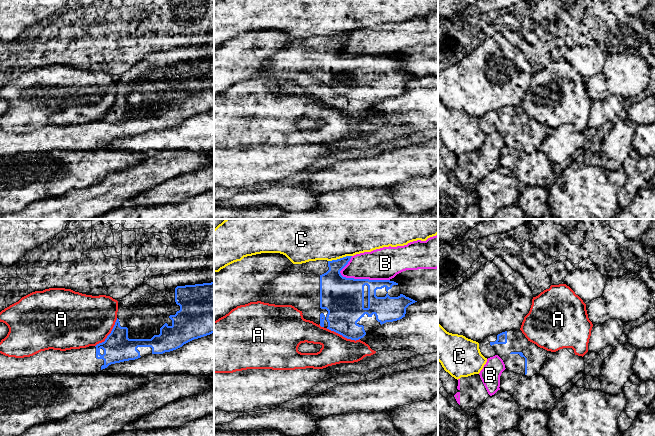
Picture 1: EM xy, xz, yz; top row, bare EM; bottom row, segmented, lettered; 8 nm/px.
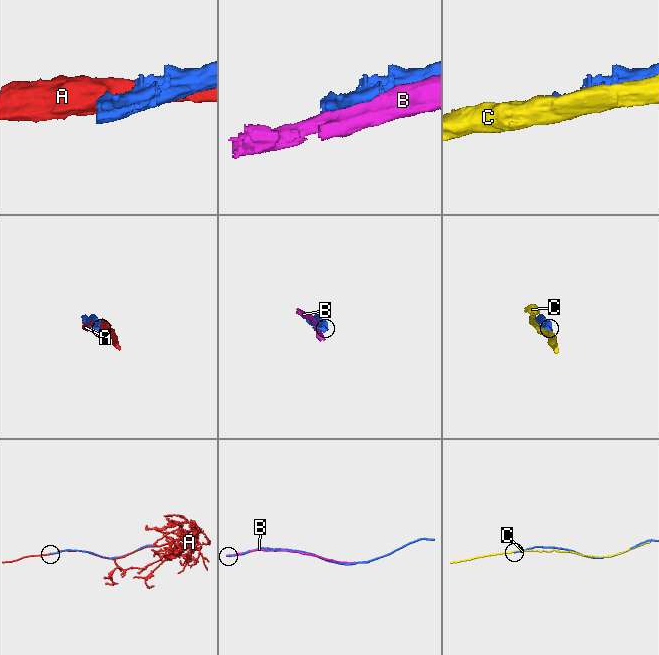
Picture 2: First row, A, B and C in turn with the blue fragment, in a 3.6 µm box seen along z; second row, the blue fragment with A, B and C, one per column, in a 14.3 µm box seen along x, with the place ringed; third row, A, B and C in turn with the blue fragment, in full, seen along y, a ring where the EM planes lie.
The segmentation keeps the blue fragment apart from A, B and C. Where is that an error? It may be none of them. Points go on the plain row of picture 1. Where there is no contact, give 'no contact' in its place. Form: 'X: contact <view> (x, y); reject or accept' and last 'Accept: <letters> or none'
A: contact xz (343, 112); reject
B: contact xz (364, 55); reject
C: contact xz (340, 34); reject
Accept: none

